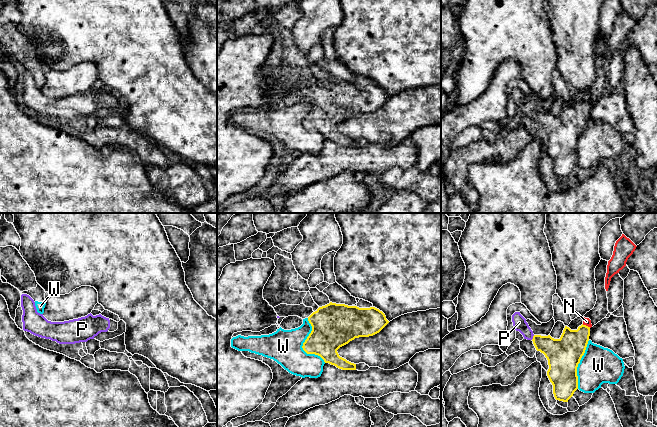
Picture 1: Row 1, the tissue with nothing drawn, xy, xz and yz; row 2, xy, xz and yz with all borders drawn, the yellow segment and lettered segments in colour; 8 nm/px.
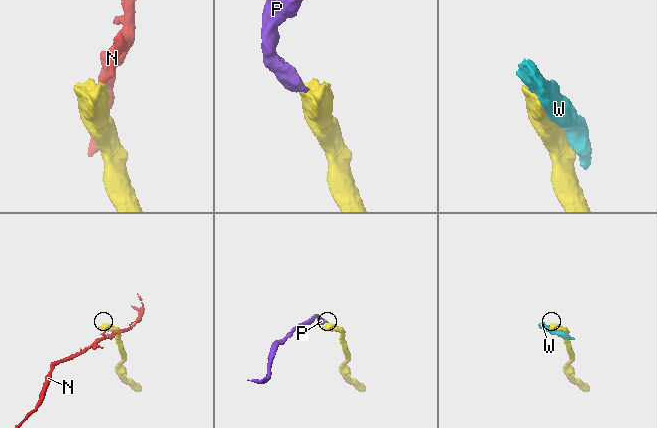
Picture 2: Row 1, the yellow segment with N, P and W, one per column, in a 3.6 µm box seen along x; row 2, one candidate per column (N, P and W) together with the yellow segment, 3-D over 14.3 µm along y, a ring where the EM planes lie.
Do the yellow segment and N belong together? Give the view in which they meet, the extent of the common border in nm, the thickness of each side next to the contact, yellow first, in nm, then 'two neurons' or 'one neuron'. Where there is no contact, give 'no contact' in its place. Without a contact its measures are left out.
meets yellow in yz; contact 80 nm long; 240 nm thick on the yellow side, 60 nm on the other; two neurons

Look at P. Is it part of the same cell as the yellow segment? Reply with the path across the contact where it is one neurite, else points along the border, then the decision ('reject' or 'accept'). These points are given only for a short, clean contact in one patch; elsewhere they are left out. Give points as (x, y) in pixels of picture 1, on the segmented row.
runs through yz (560, 352), (533, 337), (519, 322); accept

